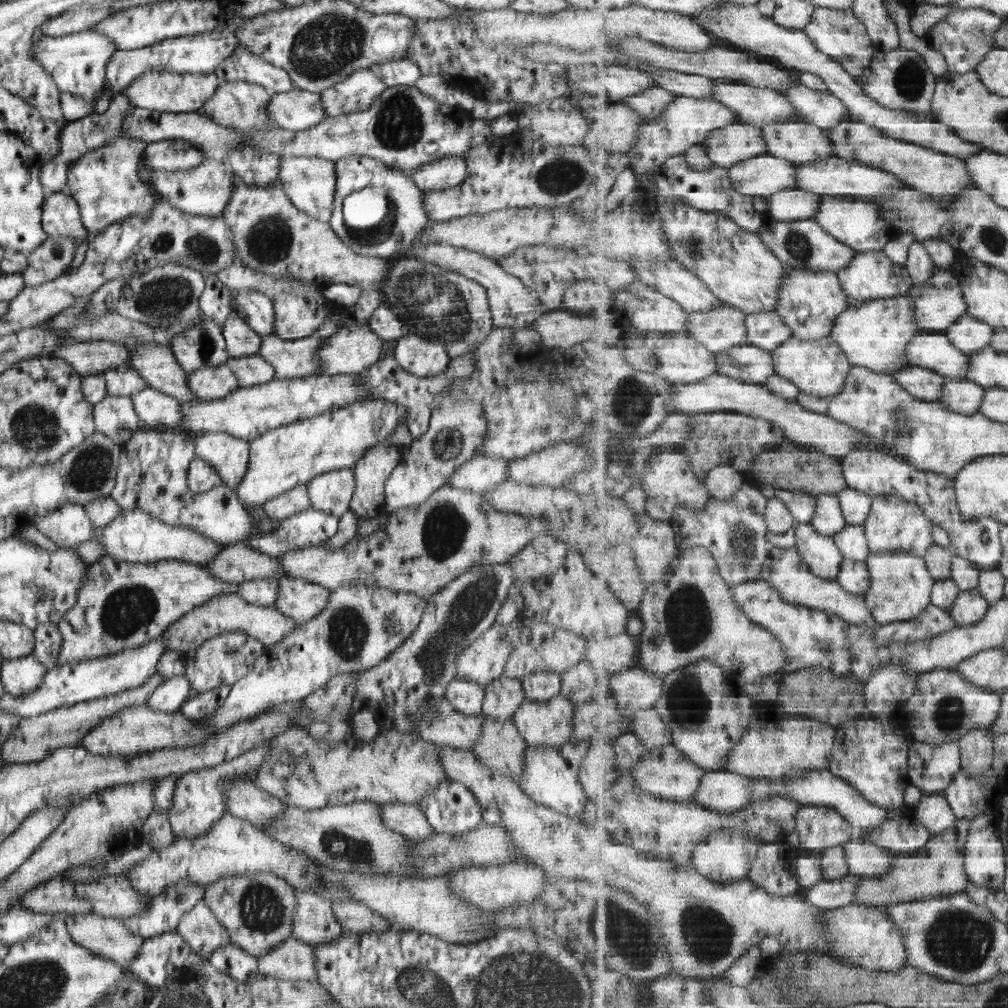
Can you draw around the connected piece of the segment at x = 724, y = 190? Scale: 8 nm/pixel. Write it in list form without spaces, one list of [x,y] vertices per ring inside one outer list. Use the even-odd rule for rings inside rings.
[[[686,153],[670,157],[664,164],[664,172],[657,175],[660,192],[668,197],[682,197],[700,210],[710,212],[722,211],[747,230],[759,232],[766,226],[767,213],[762,213],[756,208],[754,196],[738,190],[731,177],[731,169],[716,163],[712,168],[698,170],[694,168]]]

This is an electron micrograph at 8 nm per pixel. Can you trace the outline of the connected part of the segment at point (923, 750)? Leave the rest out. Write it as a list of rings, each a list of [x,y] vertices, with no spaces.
[[[913,741],[911,760],[914,785],[927,794],[946,792],[964,769],[964,756],[959,741],[934,745]]]

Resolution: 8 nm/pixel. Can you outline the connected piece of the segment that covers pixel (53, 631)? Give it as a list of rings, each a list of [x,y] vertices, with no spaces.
[[[57,623],[39,624],[33,631],[35,645],[32,655],[47,669],[57,665],[58,655],[63,645],[63,636]]]

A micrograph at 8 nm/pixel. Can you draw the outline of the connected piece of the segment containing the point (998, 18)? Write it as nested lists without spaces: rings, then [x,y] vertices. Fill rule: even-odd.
[[[979,8],[960,9],[951,12],[943,21],[932,27],[931,32],[924,38],[947,56],[951,70],[966,74],[978,71],[985,58],[1000,47],[996,44],[996,35],[1006,23],[1005,18],[995,11]]]

